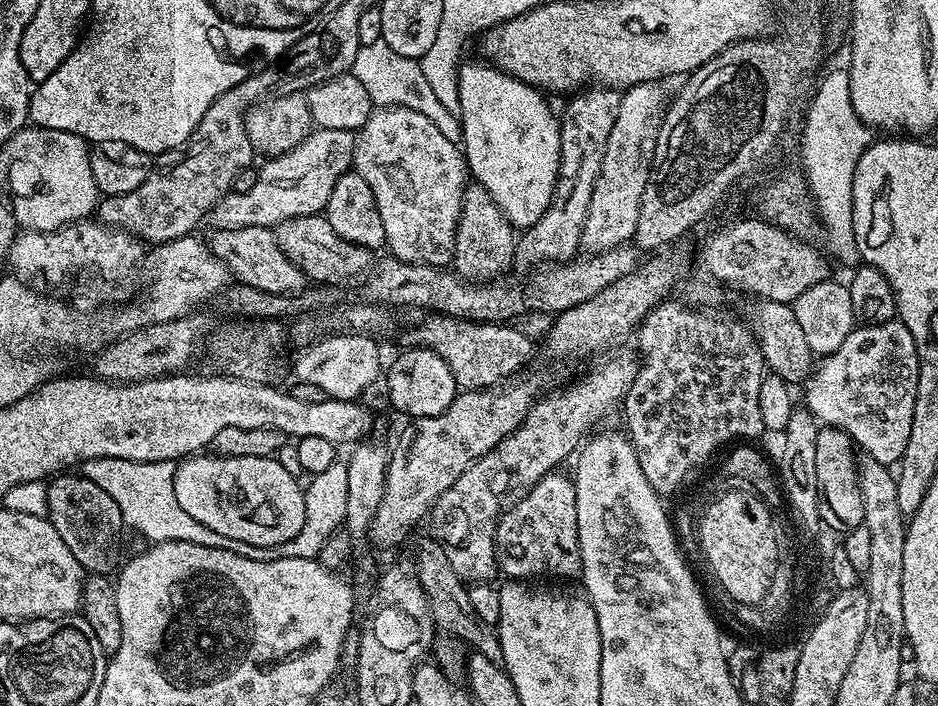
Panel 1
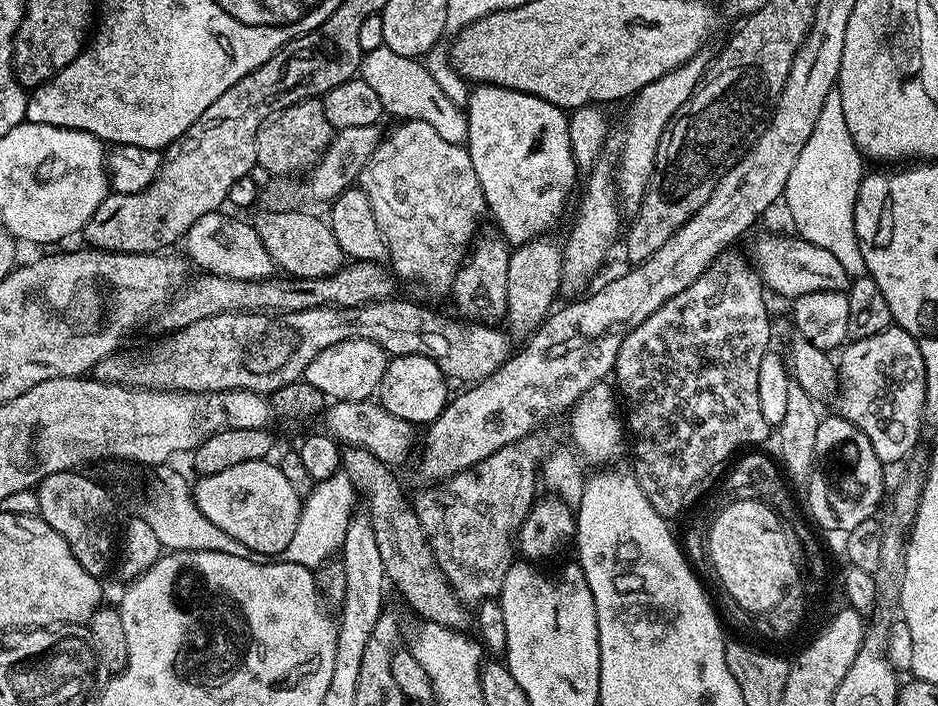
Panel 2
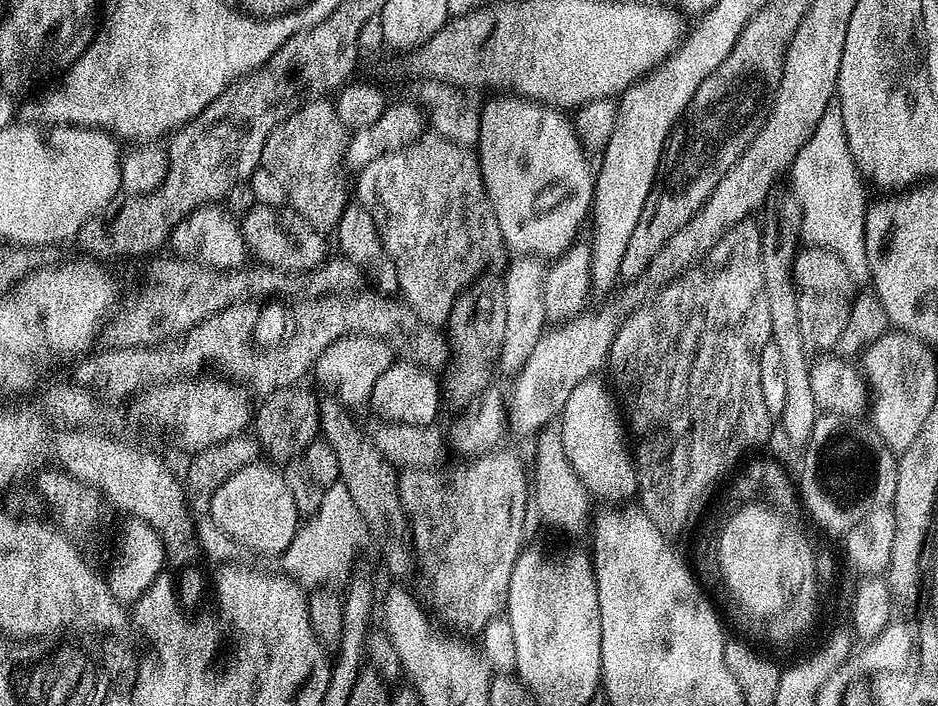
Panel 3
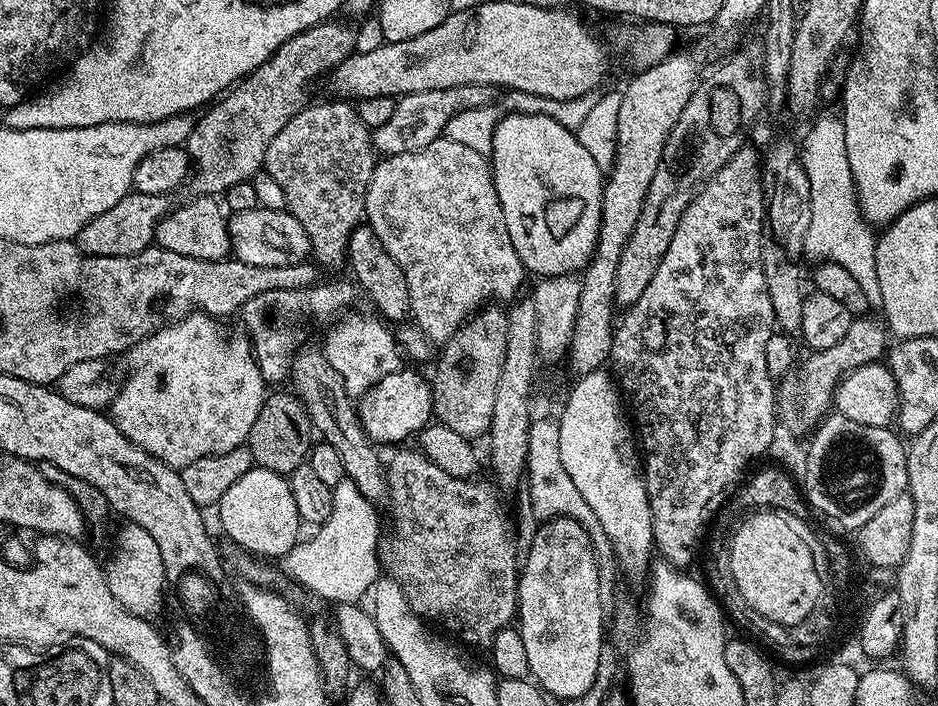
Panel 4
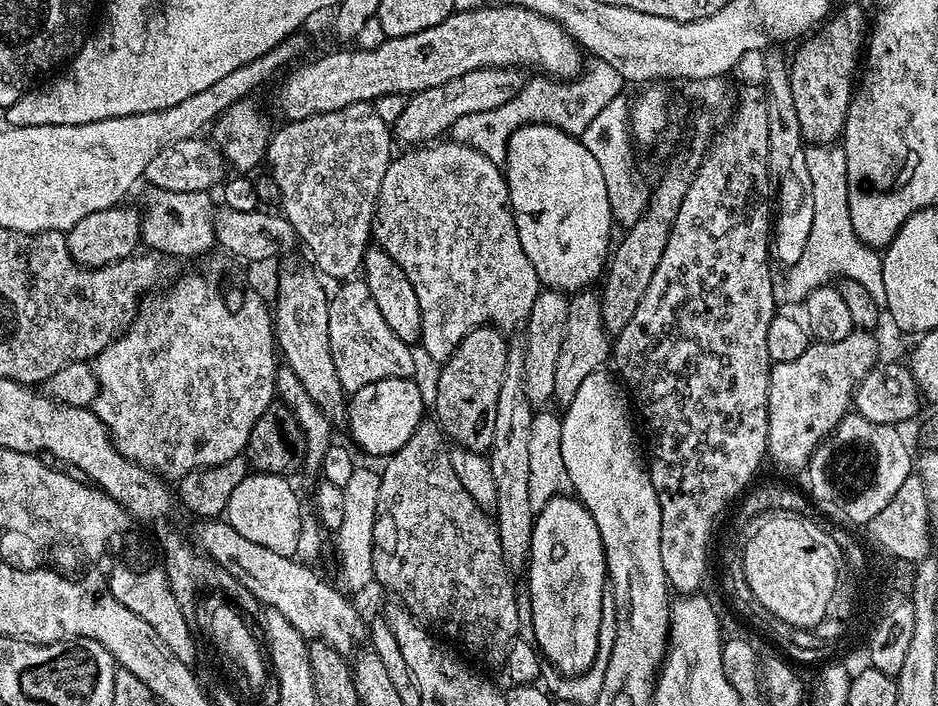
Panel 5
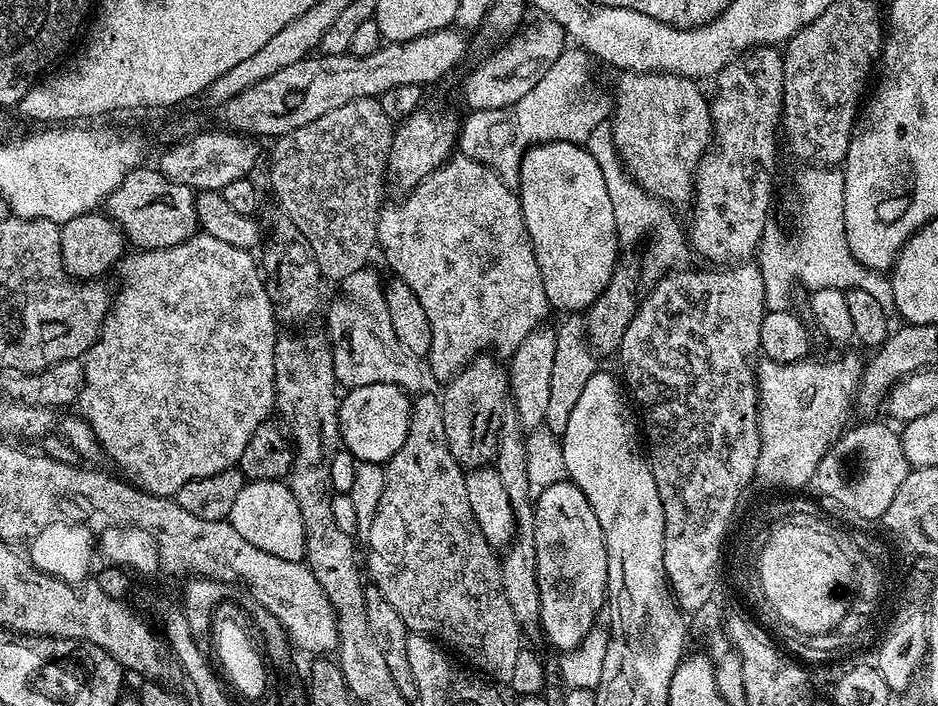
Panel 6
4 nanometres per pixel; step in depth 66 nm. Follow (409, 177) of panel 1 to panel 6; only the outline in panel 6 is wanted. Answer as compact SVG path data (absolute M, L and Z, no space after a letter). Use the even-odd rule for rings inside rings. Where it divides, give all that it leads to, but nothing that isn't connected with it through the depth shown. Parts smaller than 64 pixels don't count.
M456 154L445 160L441 168L436 168L417 188L411 189L405 196L408 197L401 204L392 204L389 208L388 205L381 207L380 219L376 222L376 238L379 251L384 251L385 262L392 267L391 275L395 279L406 282L406 286L410 286L410 290L414 290L414 294L418 294L418 302L422 302L422 307L426 310L426 318L430 318L432 337L430 338L430 350L426 357L426 368L431 379L433 376L434 379L440 380L439 382L453 380L474 357L487 353L489 350L504 358L511 357L512 353L518 350L518 346L522 346L522 342L526 342L526 338L531 332L547 321L544 319L547 318L548 312L550 313L546 286L542 286L542 270L538 270L538 258L534 258L534 246L530 242L530 234L526 230L519 195L513 189L506 187L490 169L482 166L482 162L474 162L470 158Z

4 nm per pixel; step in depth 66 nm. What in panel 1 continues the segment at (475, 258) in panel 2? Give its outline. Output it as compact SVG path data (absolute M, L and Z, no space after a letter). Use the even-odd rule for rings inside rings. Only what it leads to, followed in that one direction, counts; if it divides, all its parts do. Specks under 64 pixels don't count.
M469 183L464 192L462 210L458 218L458 230L454 242L454 254L451 267L457 276L473 282L492 282L503 277L509 267L513 267L516 258L517 229L498 210L494 198L490 198L488 191L480 184ZM501 275L501 276L500 276Z

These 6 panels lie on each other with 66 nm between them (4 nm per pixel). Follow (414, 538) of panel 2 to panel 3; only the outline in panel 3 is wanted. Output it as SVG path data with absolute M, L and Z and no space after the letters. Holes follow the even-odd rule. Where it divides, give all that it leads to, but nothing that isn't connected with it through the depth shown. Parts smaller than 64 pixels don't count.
M335 398L321 399L320 429L323 439L334 446L334 455L338 458L340 471L339 483L350 490L350 498L354 498L354 506L358 506L360 516L365 522L369 537L376 539L376 548L384 559L384 564L396 576L408 576L414 572L414 553L412 551L412 528L408 524L408 516L402 506L402 498L398 490L397 465L391 464L384 457L382 450L372 440L367 431L356 425L349 409Z

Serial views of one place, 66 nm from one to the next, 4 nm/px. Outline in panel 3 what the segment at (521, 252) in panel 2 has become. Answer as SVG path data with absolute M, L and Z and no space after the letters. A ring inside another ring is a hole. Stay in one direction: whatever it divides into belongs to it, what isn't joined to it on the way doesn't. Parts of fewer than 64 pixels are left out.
M516 256L513 264L507 265L508 273L503 273L504 293L506 294L506 335L502 338L502 350L498 361L499 371L511 378L530 359L538 338L542 338L549 323L546 302L542 302L542 286L546 264L539 256Z

